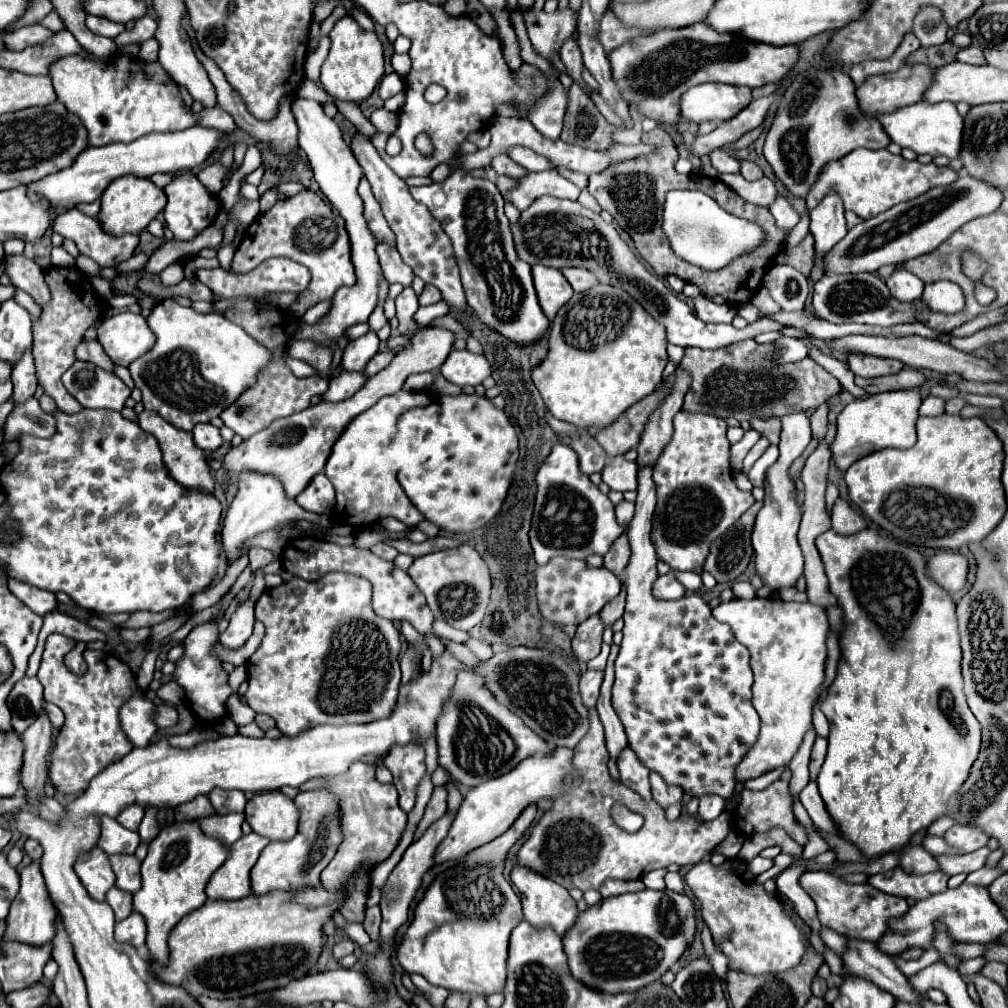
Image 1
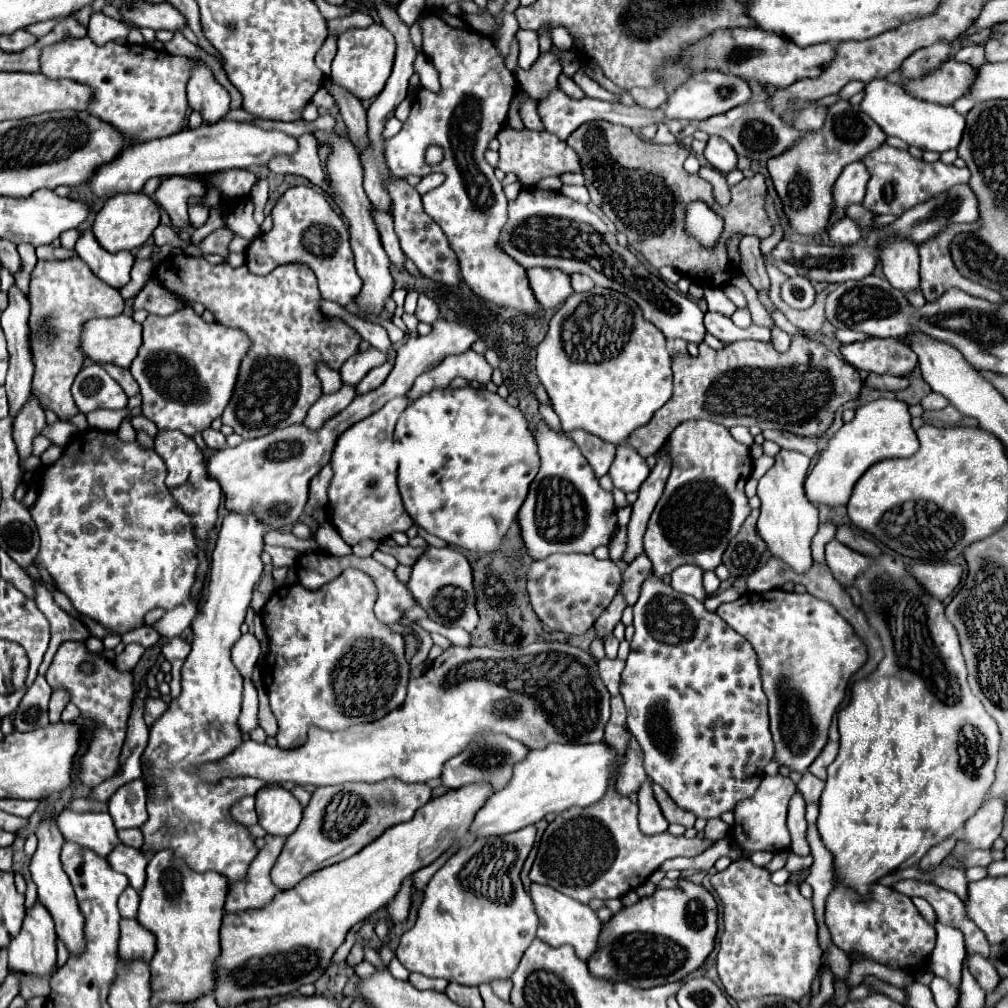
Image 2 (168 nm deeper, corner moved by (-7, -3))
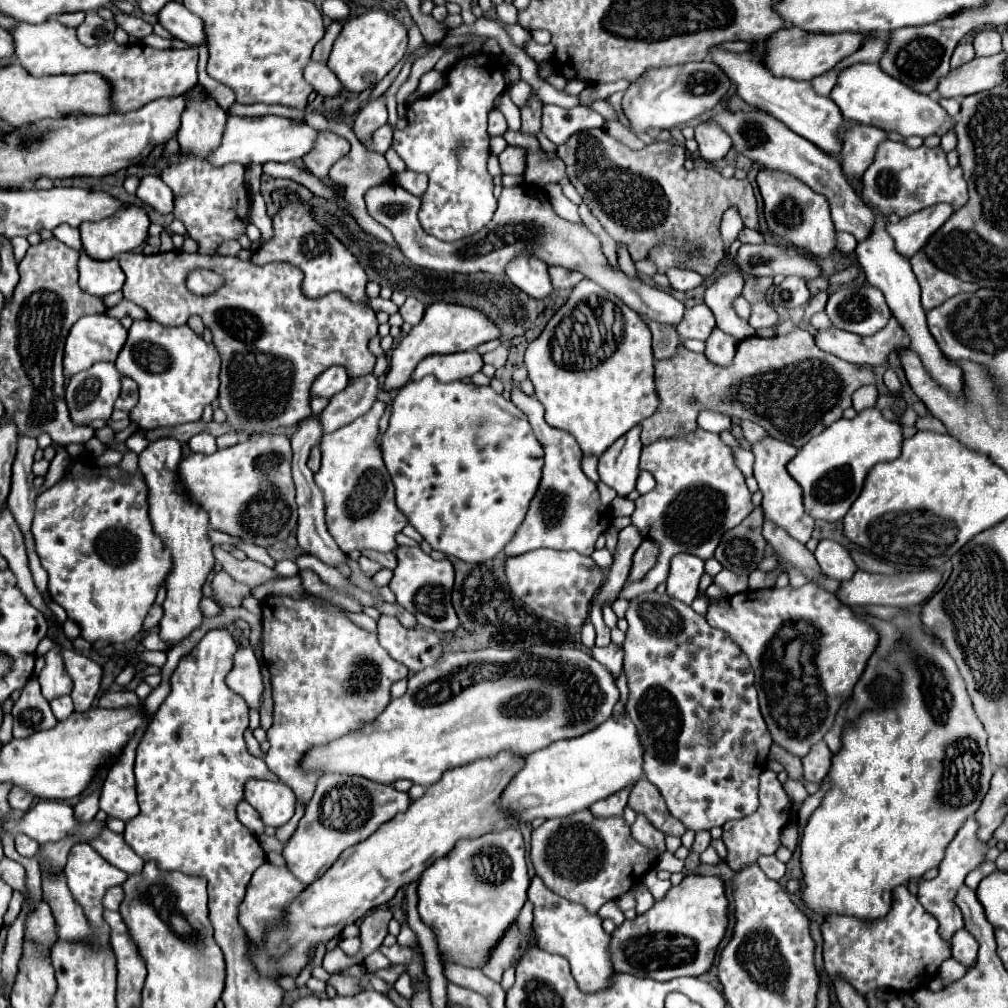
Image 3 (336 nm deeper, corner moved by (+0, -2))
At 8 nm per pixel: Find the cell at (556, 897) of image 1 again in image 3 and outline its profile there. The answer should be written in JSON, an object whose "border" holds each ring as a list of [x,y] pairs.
{"border":[[[534,877],[528,889],[528,899],[534,903],[534,931],[538,937],[538,947],[556,955],[562,955],[572,969],[572,977],[576,979],[580,991],[598,993],[610,987],[614,977],[614,967],[610,959],[610,935],[602,929],[602,919],[598,915],[588,913],[582,905],[570,903],[560,895],[552,893],[540,877]]]}

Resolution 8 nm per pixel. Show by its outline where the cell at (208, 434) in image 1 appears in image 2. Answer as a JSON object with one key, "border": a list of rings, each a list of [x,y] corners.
{"border":[[[207,428],[207,430],[203,432],[203,440],[205,440],[205,444],[207,444],[211,450],[221,450],[221,448],[227,446],[225,436],[223,436],[221,432],[213,430],[213,428]]]}

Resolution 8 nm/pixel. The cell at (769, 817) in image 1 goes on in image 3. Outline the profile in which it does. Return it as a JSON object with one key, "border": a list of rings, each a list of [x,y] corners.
{"border":[[[766,769],[760,775],[760,807],[756,809],[756,813],[748,815],[744,819],[738,819],[738,821],[728,821],[722,827],[724,829],[722,841],[728,849],[728,861],[726,863],[730,865],[730,869],[740,871],[742,867],[746,867],[750,863],[756,863],[758,857],[776,853],[776,849],[780,847],[780,831],[790,819],[790,809],[792,809],[792,801],[786,795],[782,783],[778,781],[774,771]]]}

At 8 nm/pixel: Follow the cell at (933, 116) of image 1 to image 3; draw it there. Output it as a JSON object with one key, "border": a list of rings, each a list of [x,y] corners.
{"border":[[[858,63],[854,67],[848,67],[846,71],[840,71],[838,83],[834,85],[834,91],[830,93],[830,99],[840,107],[844,119],[850,119],[862,125],[872,125],[882,131],[896,131],[904,137],[910,137],[910,135],[928,137],[932,133],[942,135],[952,129],[952,119],[938,105],[938,101],[886,75],[878,63],[876,65]]]}

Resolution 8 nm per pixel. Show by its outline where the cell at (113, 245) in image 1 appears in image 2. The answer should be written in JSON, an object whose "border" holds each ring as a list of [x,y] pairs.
{"border":[[[91,228],[83,230],[77,246],[75,246],[79,258],[93,270],[93,274],[97,278],[101,278],[103,282],[107,282],[113,288],[121,288],[129,282],[129,272],[133,266],[133,256],[129,250],[121,250],[121,252],[107,252],[93,236]]]}

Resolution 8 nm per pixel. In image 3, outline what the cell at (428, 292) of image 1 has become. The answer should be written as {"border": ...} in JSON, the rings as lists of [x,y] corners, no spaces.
{"border":[[[408,297],[406,303],[400,307],[400,315],[402,315],[402,319],[404,319],[406,323],[418,325],[420,319],[422,319],[422,315],[424,315],[424,309],[426,309],[426,307],[424,307],[418,299]]]}

